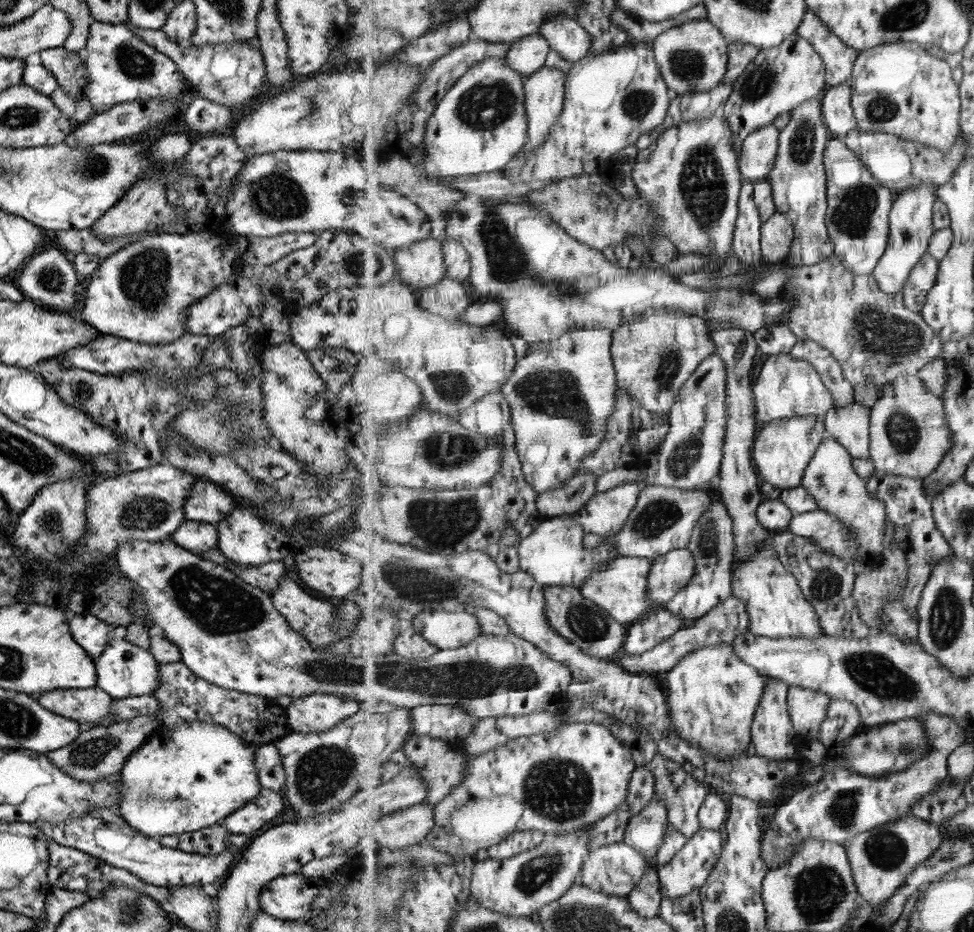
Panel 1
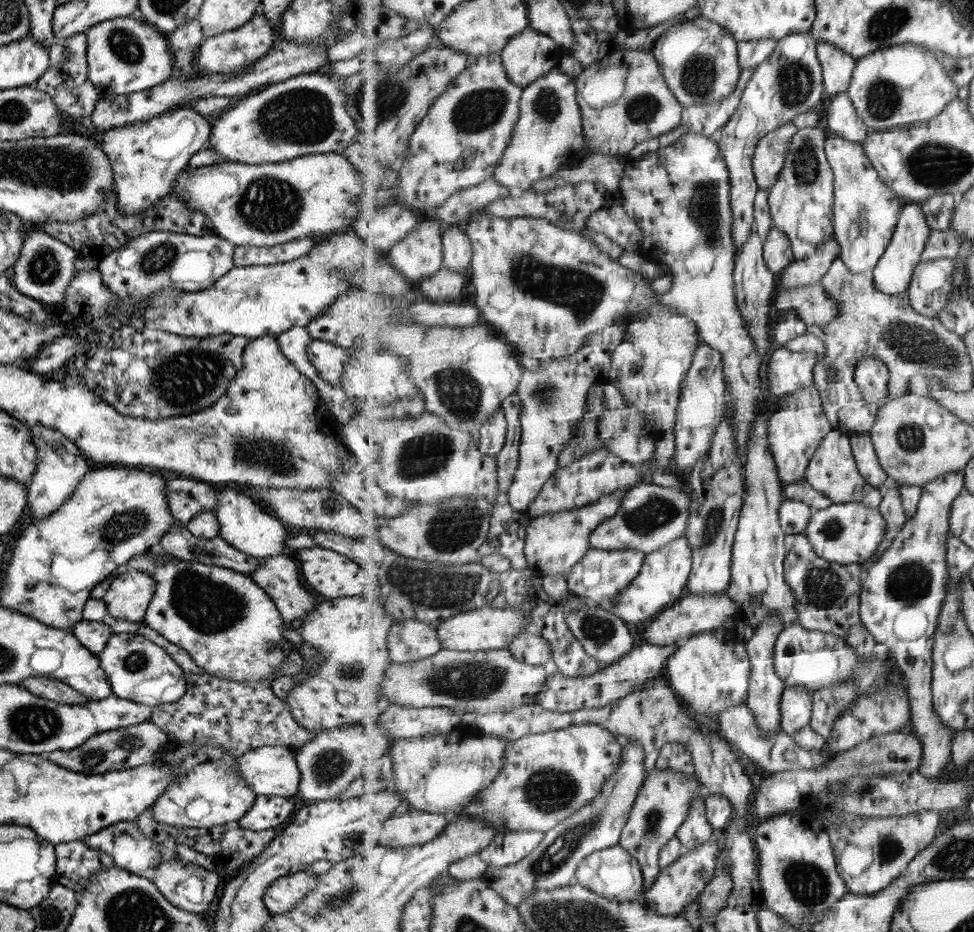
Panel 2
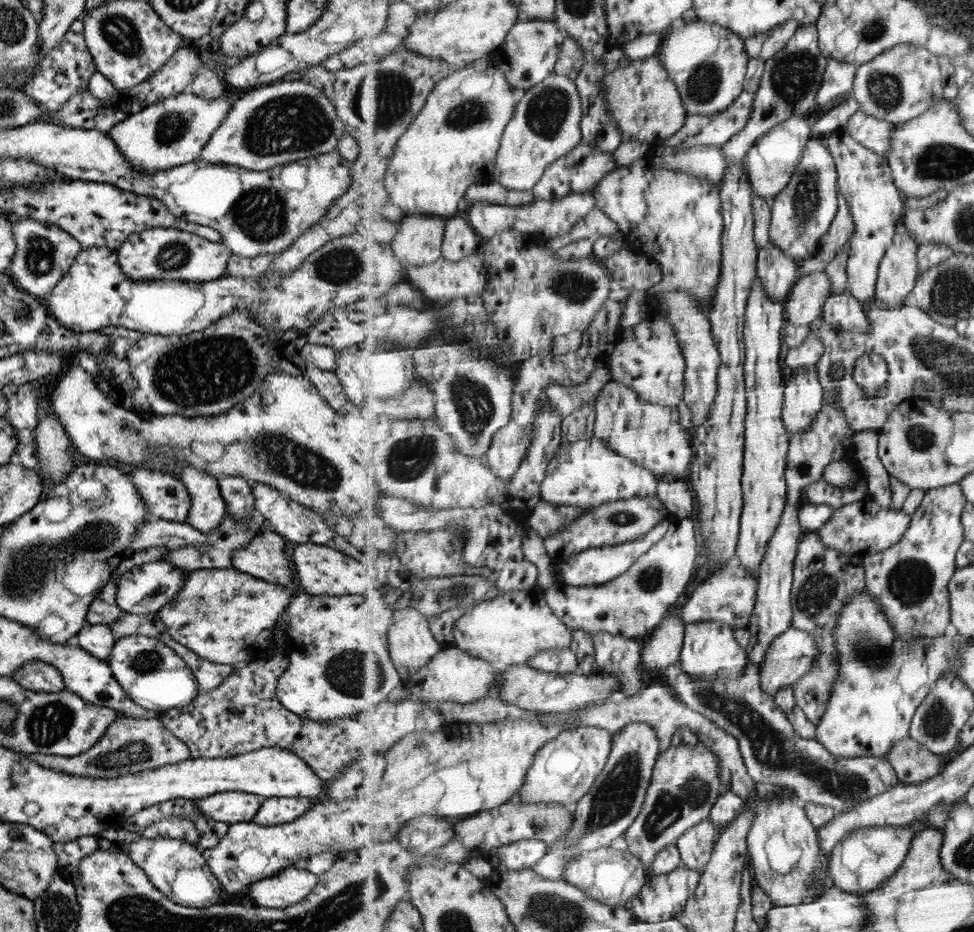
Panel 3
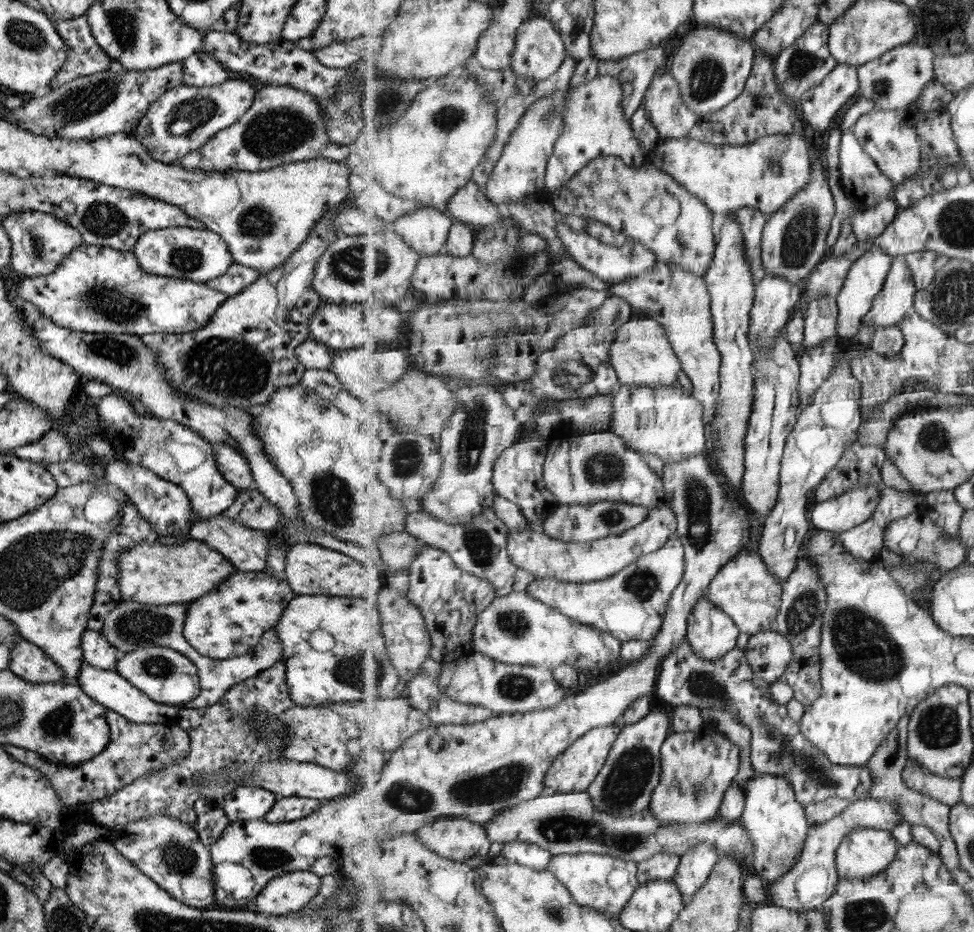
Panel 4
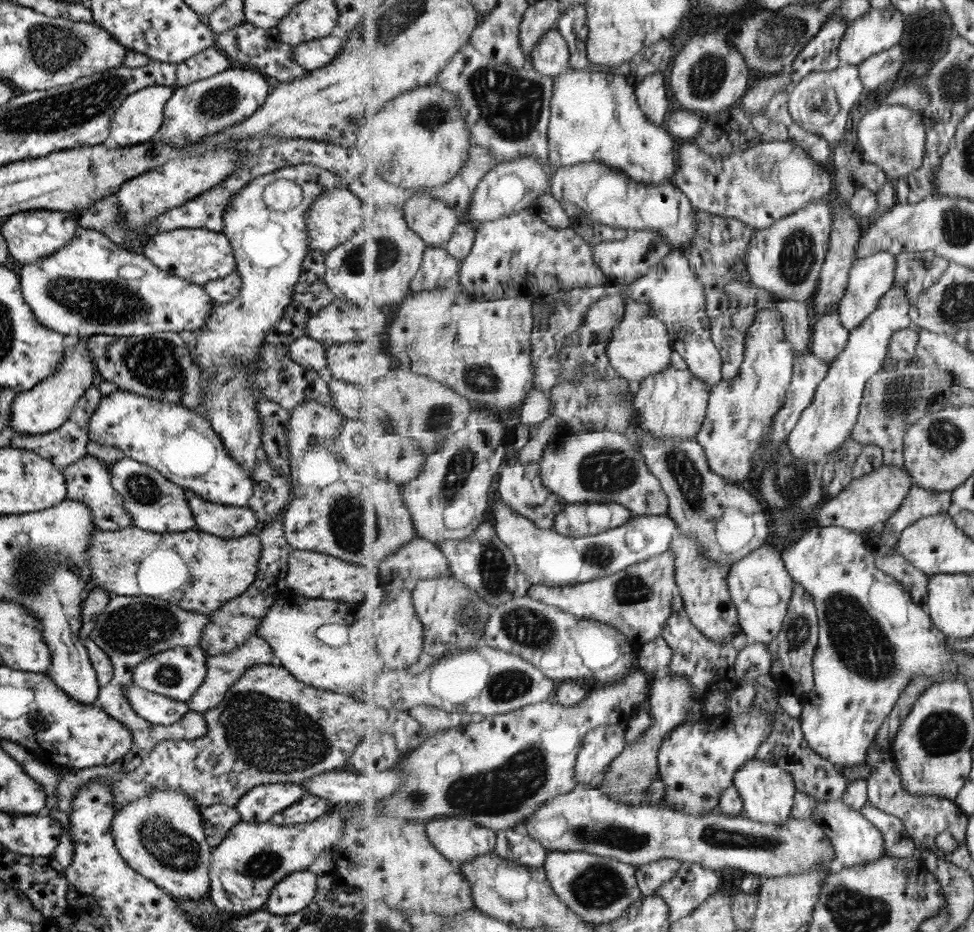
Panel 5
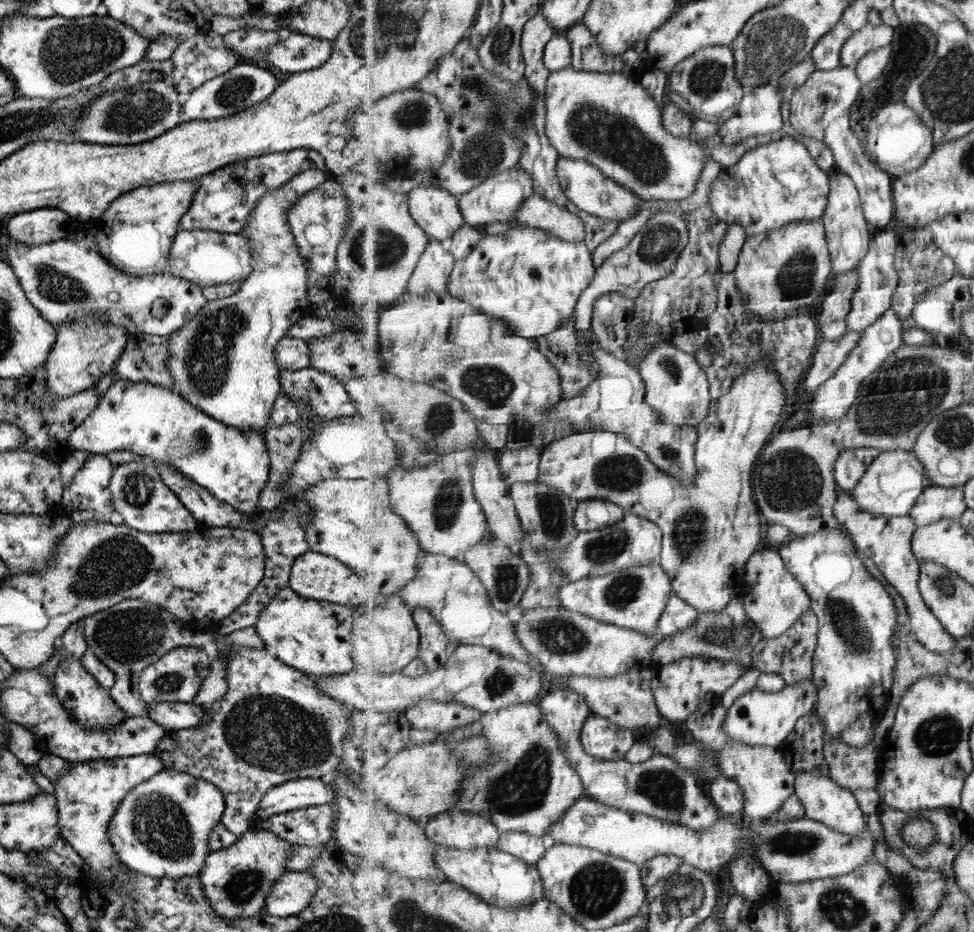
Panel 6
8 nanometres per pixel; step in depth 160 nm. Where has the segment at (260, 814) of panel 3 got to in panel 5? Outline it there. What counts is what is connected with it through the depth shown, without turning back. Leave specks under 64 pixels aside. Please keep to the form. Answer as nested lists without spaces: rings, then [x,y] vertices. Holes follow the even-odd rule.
[[[307,795],[304,799],[283,808],[281,812],[274,814],[268,821],[270,823],[287,826],[299,823],[308,823],[317,820],[326,810],[333,806],[330,801],[315,795]]]

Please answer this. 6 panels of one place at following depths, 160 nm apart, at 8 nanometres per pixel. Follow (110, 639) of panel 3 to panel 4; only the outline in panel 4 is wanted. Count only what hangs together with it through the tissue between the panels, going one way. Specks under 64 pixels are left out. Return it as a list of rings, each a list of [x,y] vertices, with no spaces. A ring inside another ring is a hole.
[[[85,629],[80,636],[83,660],[89,666],[113,671],[116,668],[117,650],[99,632]]]

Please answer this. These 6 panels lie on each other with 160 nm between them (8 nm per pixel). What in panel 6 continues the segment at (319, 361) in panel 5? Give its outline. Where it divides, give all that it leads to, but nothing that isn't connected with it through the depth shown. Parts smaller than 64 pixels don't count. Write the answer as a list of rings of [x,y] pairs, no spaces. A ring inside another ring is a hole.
[[[281,337],[274,344],[274,359],[279,369],[296,371],[310,366],[310,348],[302,338]]]

